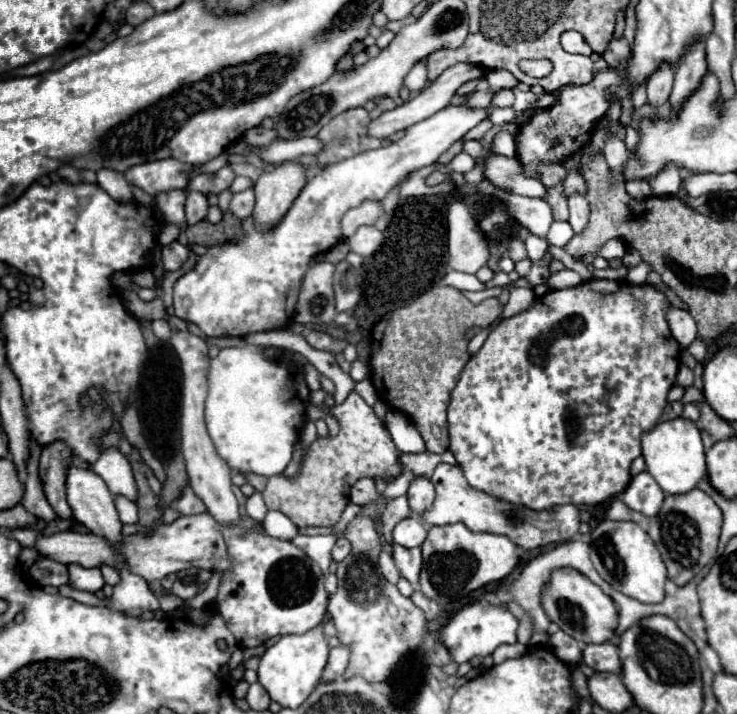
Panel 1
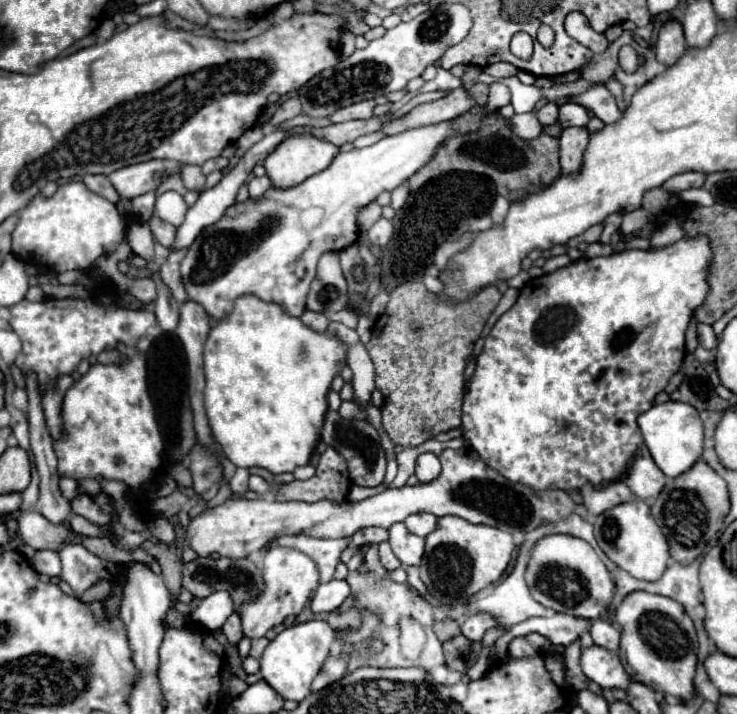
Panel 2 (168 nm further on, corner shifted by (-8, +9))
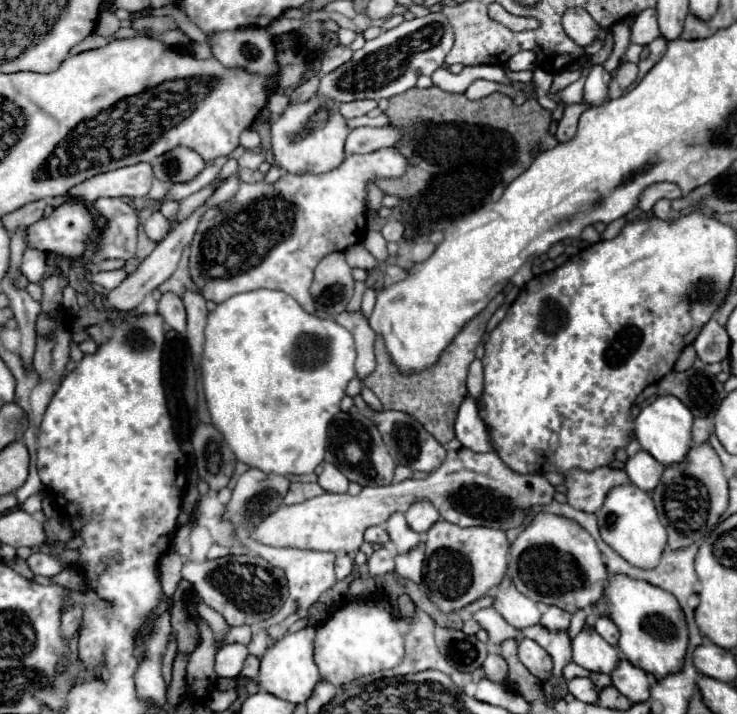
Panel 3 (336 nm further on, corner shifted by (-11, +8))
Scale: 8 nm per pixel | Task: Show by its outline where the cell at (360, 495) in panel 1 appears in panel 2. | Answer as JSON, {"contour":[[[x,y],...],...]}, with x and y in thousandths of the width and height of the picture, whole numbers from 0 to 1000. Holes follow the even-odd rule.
{"contour":[[[445,576],[440,590],[440,604],[437,604],[437,618],[445,626],[453,626],[464,637],[464,643],[472,648],[472,662],[483,679],[513,682],[521,674],[524,634],[521,634],[516,609],[505,595],[494,598],[488,587],[472,590],[472,587],[464,587],[456,576]]]}

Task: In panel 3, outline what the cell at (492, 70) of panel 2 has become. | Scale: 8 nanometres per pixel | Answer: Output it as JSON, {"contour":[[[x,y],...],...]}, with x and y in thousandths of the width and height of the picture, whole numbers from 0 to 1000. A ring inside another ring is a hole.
{"contour":[[[704,73],[699,76],[691,87],[688,87],[688,95],[693,101],[704,101],[704,98],[726,98],[726,76],[723,73]]]}

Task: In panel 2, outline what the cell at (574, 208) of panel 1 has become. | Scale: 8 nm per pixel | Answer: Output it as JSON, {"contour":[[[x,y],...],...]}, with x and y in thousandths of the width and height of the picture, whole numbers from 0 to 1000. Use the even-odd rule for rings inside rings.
{"contour":[[[768,178],[760,189],[760,231],[765,242],[779,242],[790,231],[790,214],[798,203],[792,178]]]}

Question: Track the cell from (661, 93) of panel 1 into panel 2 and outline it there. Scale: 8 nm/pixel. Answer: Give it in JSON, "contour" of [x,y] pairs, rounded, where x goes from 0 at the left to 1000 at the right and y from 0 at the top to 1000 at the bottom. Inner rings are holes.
{"contour":[[[917,27],[904,29],[893,43],[893,60],[890,60],[890,80],[901,91],[917,88],[931,71],[931,55],[925,46],[925,35]]]}

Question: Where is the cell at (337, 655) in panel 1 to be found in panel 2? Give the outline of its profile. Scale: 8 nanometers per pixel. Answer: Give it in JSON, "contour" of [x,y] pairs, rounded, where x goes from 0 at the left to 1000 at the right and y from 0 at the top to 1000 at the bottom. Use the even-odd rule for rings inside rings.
{"contour":[[[448,917],[440,926],[440,931],[437,931],[434,943],[429,945],[429,951],[423,954],[423,971],[437,968],[440,962],[461,954],[467,945],[469,945],[469,920],[467,917]]]}

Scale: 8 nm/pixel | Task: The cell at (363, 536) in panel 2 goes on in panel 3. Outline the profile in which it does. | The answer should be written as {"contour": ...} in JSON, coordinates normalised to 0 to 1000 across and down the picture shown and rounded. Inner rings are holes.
{"contour":[[[506,737],[495,745],[495,759],[503,759],[503,762],[525,762],[528,759],[528,748],[520,737]]]}

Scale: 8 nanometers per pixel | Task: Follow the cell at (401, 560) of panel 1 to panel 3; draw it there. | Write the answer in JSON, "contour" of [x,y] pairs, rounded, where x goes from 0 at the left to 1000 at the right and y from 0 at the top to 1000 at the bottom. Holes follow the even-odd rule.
{"contour":[[[541,717],[533,720],[533,723],[525,728],[522,739],[525,739],[525,745],[528,745],[528,751],[531,751],[531,759],[536,762],[536,768],[539,768],[541,776],[555,773],[555,770],[566,768],[566,765],[574,759],[574,748],[560,745],[560,742],[552,737],[550,723],[541,720]]]}

